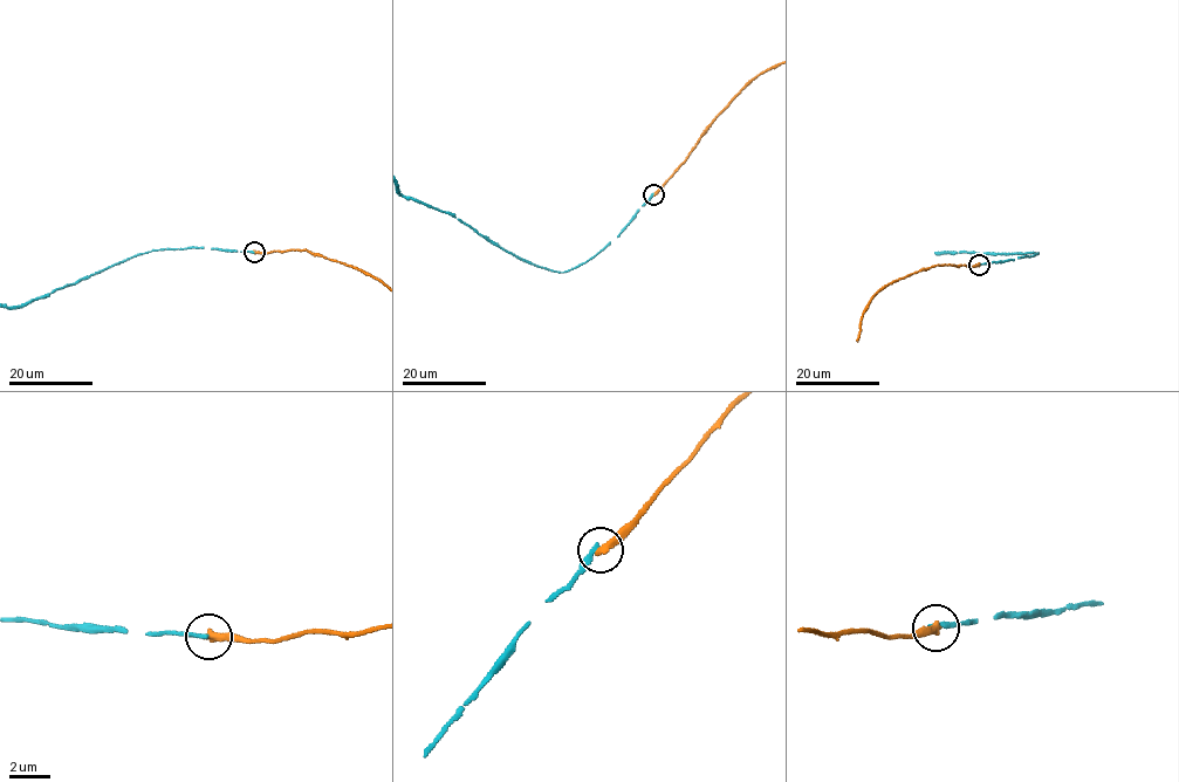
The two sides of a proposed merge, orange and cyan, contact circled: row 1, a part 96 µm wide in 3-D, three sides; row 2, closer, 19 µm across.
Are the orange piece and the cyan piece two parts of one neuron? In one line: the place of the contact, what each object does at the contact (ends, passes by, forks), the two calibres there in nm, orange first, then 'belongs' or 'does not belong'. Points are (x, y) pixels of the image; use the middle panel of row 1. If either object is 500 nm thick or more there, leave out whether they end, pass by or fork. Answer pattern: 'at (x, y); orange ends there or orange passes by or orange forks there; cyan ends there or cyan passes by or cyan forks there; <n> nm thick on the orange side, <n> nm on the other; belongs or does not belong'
at (653, 194); orange ends there; cyan ends there; 400 nm thick on the orange side, 200 nm on the other; does not belong

